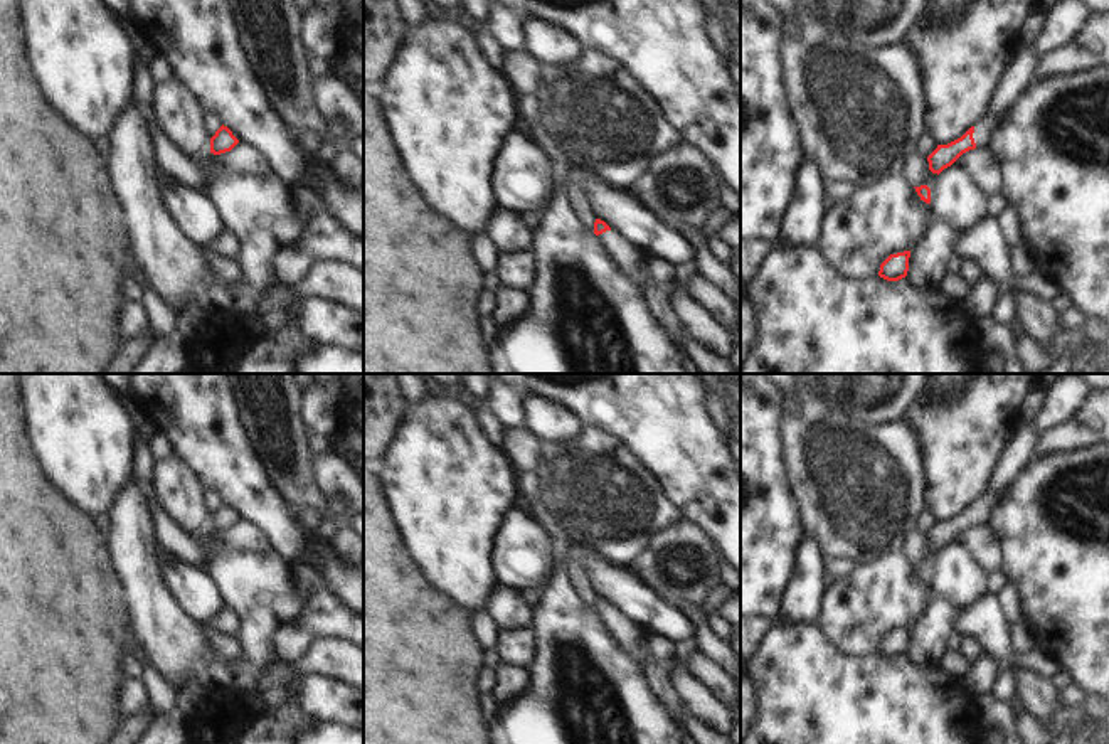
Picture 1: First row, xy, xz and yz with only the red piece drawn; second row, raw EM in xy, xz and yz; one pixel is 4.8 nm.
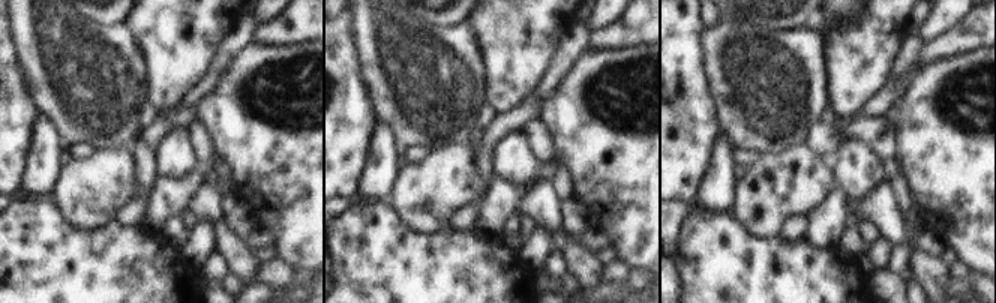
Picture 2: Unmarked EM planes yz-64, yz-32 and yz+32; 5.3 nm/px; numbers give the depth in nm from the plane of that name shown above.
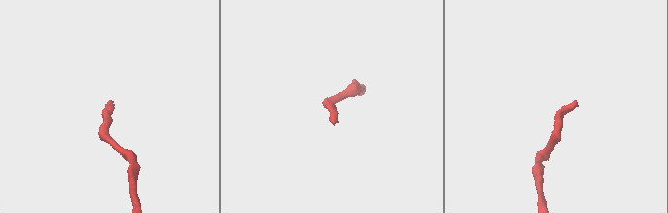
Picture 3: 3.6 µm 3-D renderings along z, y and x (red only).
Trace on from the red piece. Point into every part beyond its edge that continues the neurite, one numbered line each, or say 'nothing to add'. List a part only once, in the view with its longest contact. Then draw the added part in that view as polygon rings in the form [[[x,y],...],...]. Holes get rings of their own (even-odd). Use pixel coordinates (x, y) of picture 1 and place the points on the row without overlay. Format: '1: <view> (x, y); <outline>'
1: yz (983, 509); [[[1005,490],[1000,492],[998,495],[986,493],[978,502],[974,502],[973,515],[978,525],[988,525],[990,517],[995,507],[1001,502],[1003,495],[1005,495]]]

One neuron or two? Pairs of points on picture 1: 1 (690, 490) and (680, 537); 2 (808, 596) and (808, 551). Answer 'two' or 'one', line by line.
1: two
2: one

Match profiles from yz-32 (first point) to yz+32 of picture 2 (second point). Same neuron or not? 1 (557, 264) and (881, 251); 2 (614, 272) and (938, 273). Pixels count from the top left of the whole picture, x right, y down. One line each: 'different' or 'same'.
1: different
2: different

